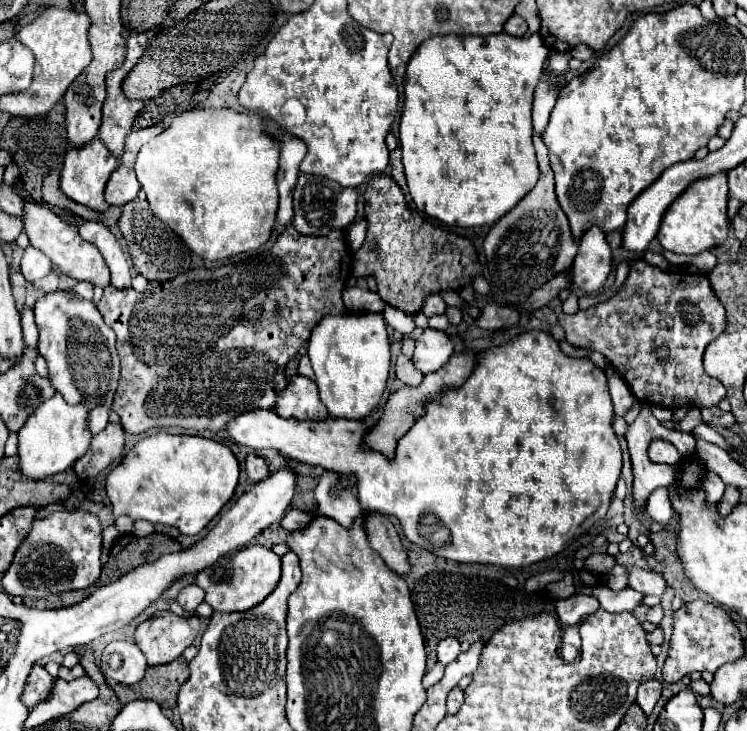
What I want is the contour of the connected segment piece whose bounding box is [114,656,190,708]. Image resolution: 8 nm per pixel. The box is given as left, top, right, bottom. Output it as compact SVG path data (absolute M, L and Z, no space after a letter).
M180 656L168 664L150 666L144 680L140 680L140 684L136 686L116 684L114 692L122 704L144 698L144 700L154 700L162 708L174 708L178 690L188 680L188 676L190 676L188 662Z

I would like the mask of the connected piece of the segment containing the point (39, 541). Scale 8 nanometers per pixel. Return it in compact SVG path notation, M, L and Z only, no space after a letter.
M86 510L52 512L32 522L28 536L14 552L12 564L2 578L2 590L18 598L46 598L68 590L80 590L96 584L102 572L102 526L96 514Z

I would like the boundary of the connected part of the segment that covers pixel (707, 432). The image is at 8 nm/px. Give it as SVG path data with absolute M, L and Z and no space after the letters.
M704 422L698 424L698 426L692 430L692 436L694 436L694 438L700 438L700 440L706 440L706 442L712 442L712 444L728 450L726 440L724 440L712 426L708 426L708 424L704 424Z

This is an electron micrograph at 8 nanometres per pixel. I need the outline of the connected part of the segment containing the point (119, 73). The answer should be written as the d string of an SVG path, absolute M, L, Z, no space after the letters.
M132 34L128 38L128 50L126 50L126 60L120 68L114 72L108 72L106 76L106 102L102 108L102 126L98 132L98 138L106 144L106 148L112 152L112 156L120 158L122 148L124 148L124 138L130 134L130 128L144 108L142 100L128 100L122 92L122 80L126 74L136 66L136 62L142 56L142 46L138 44L136 36Z

